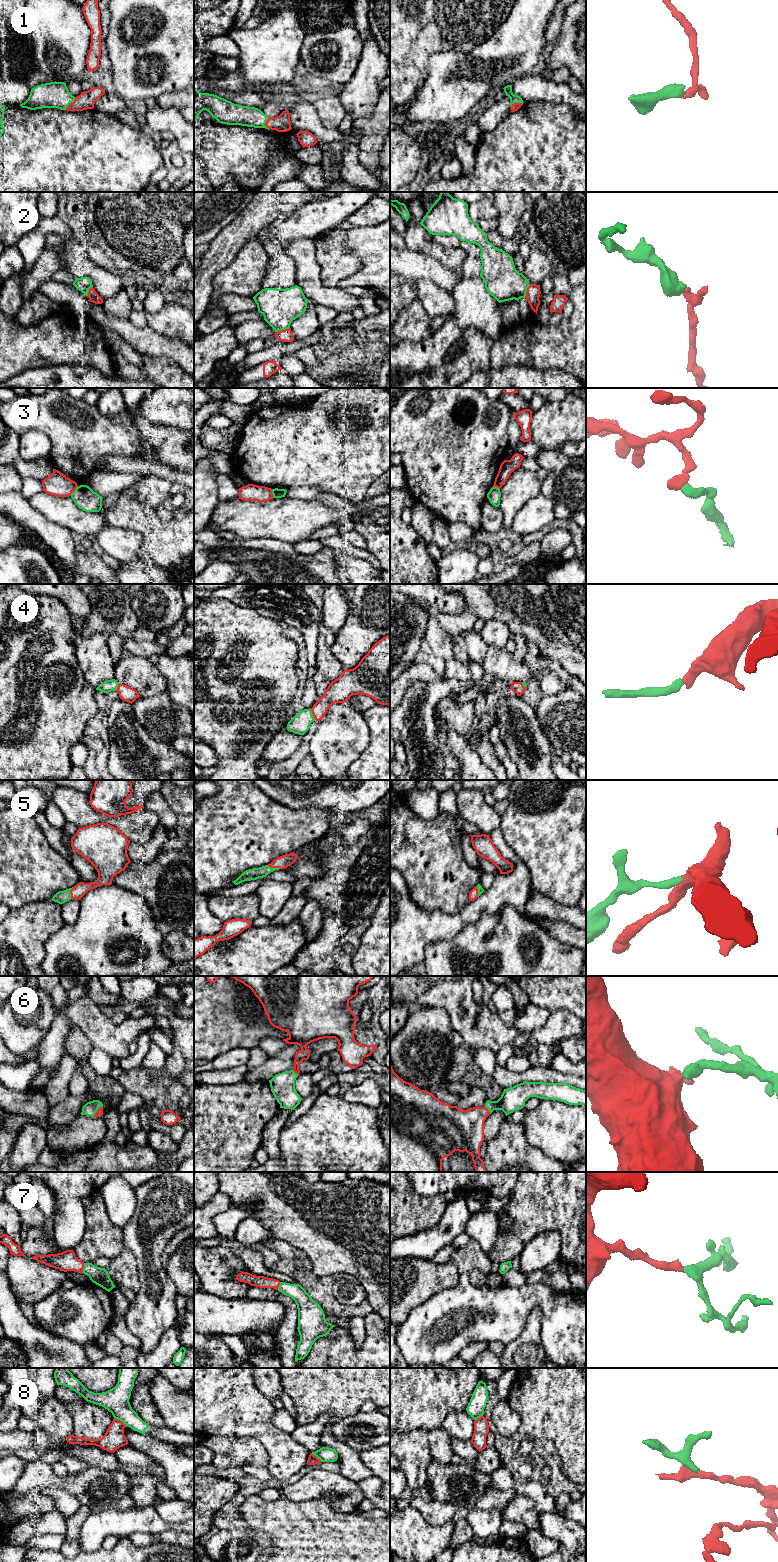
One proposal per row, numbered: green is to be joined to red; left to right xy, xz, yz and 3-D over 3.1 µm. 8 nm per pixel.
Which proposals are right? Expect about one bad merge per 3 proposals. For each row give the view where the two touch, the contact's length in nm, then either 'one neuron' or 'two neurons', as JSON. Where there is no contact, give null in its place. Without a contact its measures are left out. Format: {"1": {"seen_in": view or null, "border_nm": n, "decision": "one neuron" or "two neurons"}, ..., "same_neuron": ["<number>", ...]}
{"1": {"seen_in": "xy", "border_nm": 130, "decision": "one neuron"}, "2": {"seen_in": "xz", "border_nm": 120, "decision": "one neuron"}, "3": {"seen_in": "xy", "border_nm": 100, "decision": "two neurons"}, "4": {"seen_in": "xz", "border_nm": 100, "decision": "one neuron"}, "5": {"seen_in": "xz", "border_nm": 110, "decision": "one neuron"}, "6": {"seen_in": "xy", "border_nm": 120, "decision": "one neuron"}, "7": {"seen_in": "xy", "border_nm": 80, "decision": "one neuron"}, "8": {"seen_in": "xy", "border_nm": 150, "decision": "two neurons"}, "same_neuron": ["1", "2", "4", "5", "6", "7"]}

